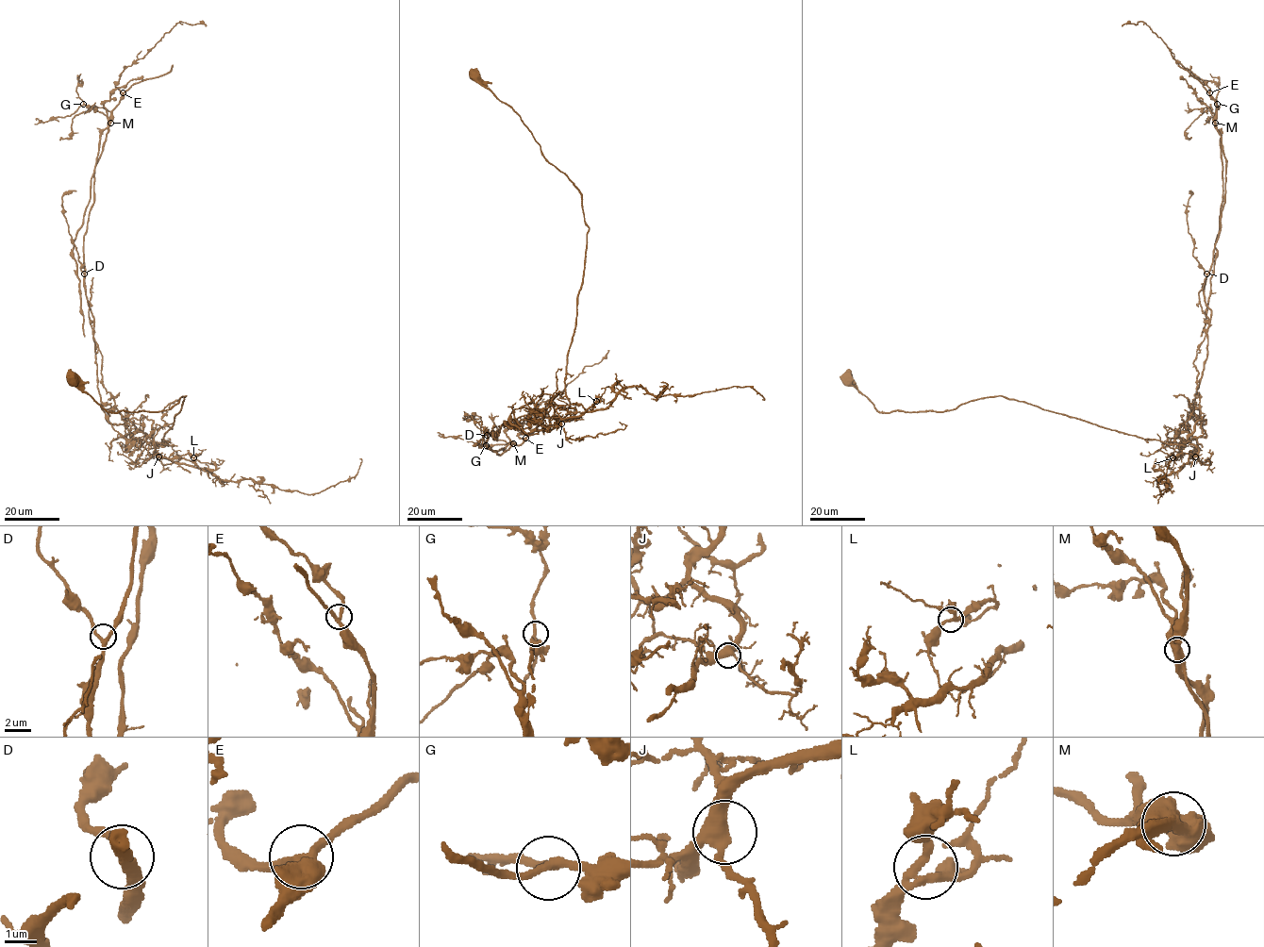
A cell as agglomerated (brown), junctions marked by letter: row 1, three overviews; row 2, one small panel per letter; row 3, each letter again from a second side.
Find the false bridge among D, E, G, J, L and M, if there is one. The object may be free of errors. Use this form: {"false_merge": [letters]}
{"false_merge": ["M"]}

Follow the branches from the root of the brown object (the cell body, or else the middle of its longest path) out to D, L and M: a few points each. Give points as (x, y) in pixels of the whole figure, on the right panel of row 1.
D: (846, 377), (879, 412), (951, 410), (1002, 395), (1183, 445), (1203, 434), (1193, 359), (1210, 315), (1206, 274)
L: (846, 377), (879, 412), (951, 410), (1002, 395), (1144, 439), (1189, 441), (1198, 450), (1172, 457)
M: (846, 377), (879, 412), (1002, 395), (1168, 444), (1200, 437), (1193, 359), (1225, 202), (1215, 123)

